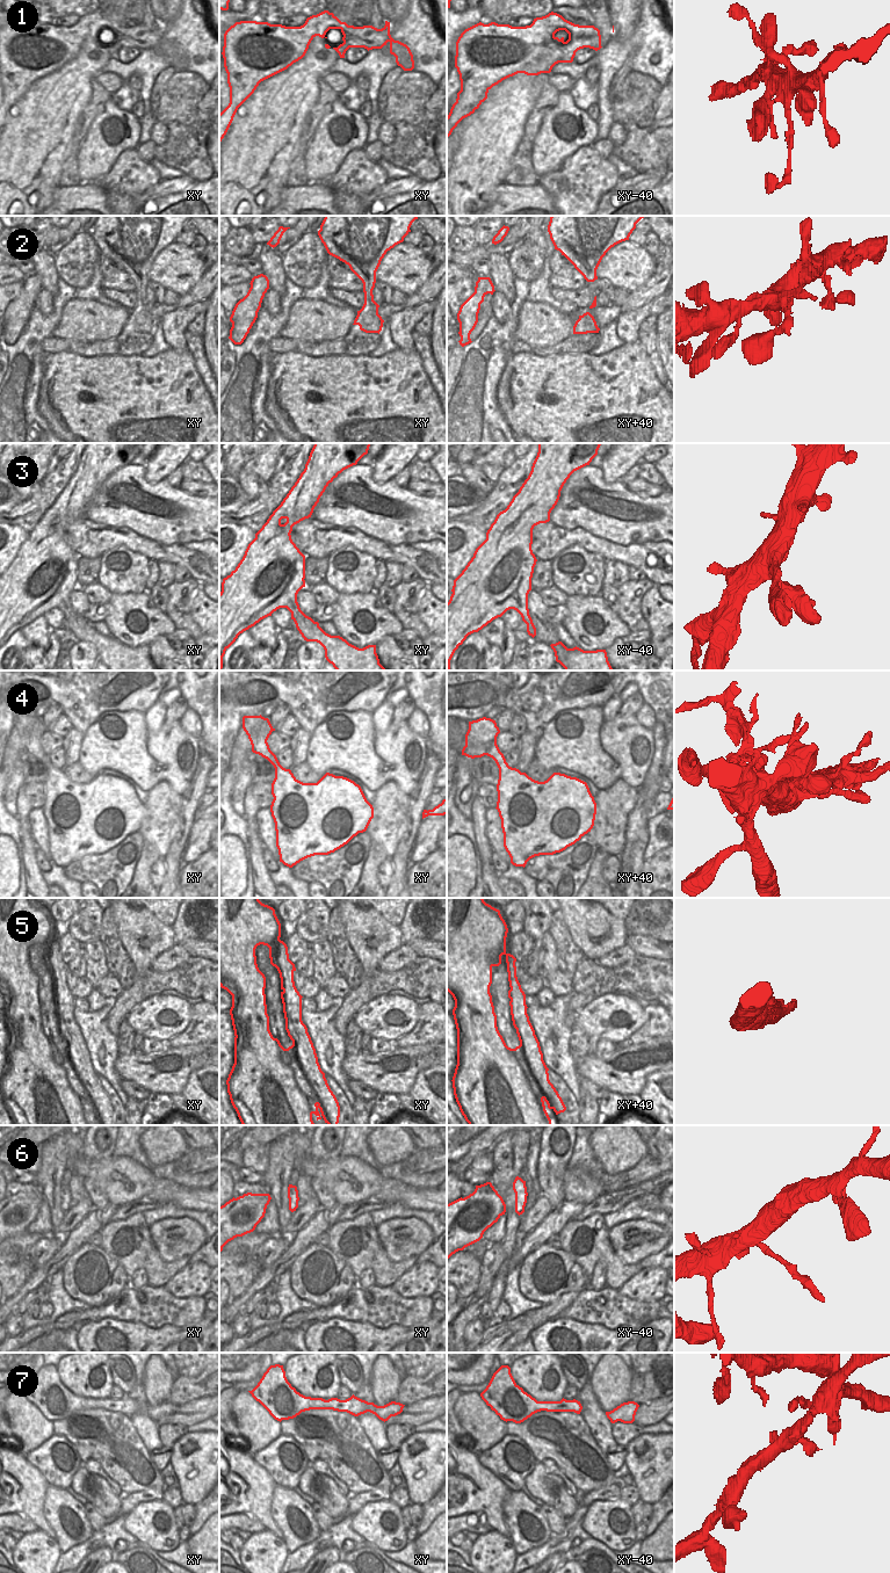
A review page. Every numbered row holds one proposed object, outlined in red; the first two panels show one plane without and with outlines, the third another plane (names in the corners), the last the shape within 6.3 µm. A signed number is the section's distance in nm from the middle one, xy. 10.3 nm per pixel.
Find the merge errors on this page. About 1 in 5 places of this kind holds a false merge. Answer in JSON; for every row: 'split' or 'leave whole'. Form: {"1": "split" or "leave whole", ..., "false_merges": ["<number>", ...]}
{"1": "leave whole", "2": "leave whole", "3": "leave whole", "4": "split", "5": "leave whole", "6": "leave whole", "7": "leave whole", "false_merges": ["4"]}

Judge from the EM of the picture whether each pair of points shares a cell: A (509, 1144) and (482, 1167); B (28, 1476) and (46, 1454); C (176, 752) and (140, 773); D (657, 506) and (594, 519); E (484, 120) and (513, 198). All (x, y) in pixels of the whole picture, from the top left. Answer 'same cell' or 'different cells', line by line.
A: different cells
B: different cells
C: different cells
D: same cell
E: different cells

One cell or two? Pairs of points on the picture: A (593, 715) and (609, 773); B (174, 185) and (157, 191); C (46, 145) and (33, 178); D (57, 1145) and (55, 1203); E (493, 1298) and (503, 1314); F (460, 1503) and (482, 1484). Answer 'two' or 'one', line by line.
A: one
B: one
C: one
D: one
E: two
F: one

